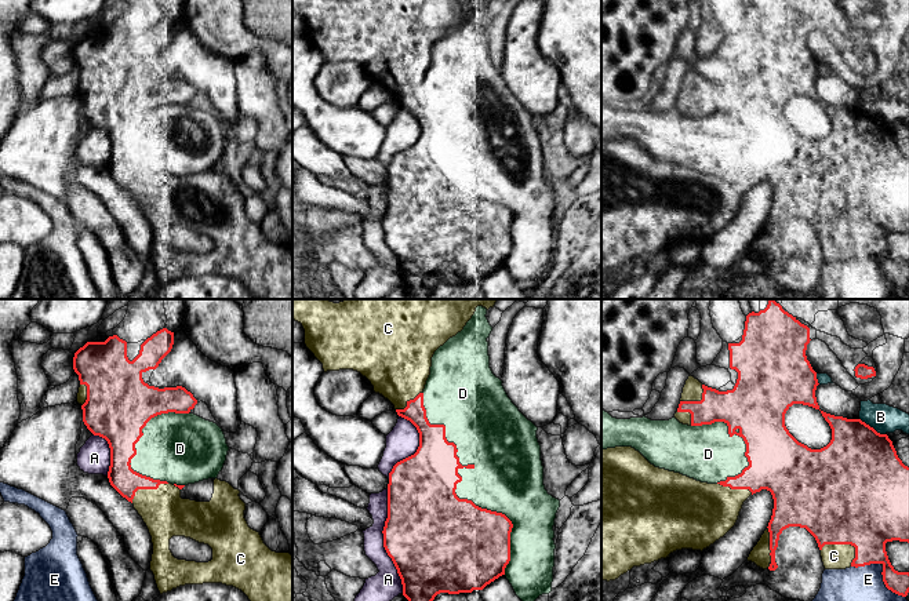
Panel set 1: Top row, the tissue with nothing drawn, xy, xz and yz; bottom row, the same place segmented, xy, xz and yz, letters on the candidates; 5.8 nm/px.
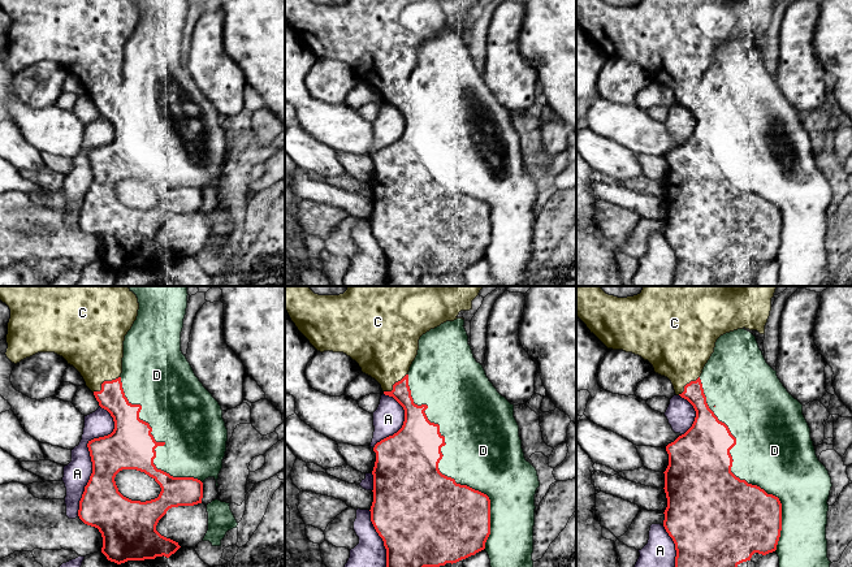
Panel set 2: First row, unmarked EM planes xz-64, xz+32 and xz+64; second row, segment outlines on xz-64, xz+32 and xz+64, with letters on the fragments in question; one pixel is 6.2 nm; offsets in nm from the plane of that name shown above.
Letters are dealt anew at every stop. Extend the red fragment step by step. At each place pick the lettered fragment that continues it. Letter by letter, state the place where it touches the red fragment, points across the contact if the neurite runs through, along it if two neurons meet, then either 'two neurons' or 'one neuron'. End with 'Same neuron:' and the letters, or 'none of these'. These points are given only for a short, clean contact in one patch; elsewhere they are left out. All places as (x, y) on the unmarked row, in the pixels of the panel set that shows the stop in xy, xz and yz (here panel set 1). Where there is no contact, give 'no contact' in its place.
A: contact xz (384, 232); two neurons
B: contact yz (872, 119); two neurons
C: contact yz (843, 235); one neuron
D: contact xz (455, 179); two neurons
E: contact yz (883, 262); two neurons
Same neuron: C

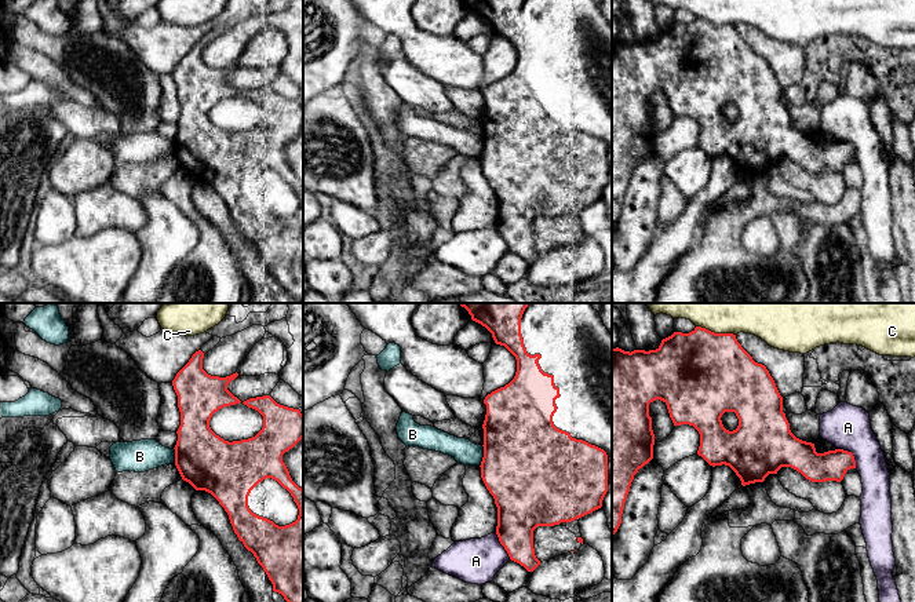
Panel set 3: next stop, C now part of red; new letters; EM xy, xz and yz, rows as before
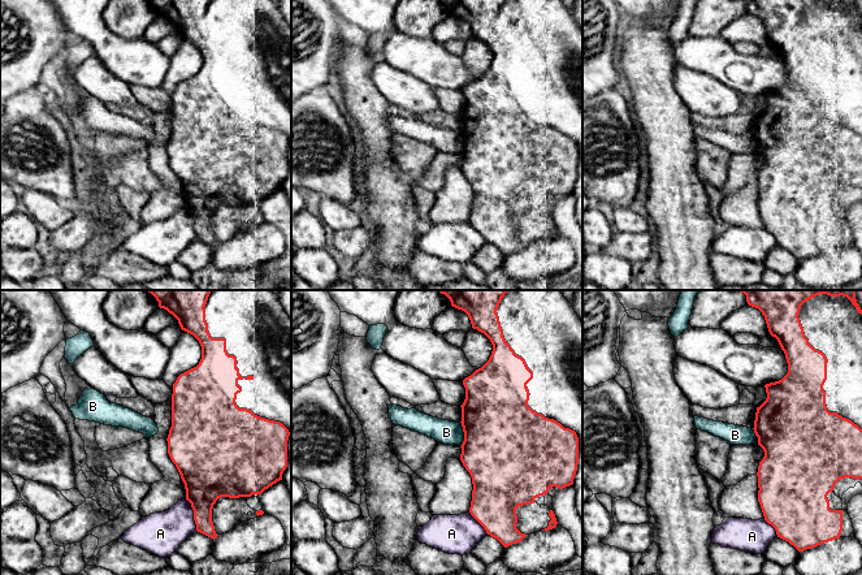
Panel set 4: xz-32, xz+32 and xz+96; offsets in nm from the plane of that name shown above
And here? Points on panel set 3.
A: contact yz (852, 145); two neurons
B: contact xz (484, 148); two neurons
C: contact yz (714, 24); border yz (696, 17), (735, 26); two neurons
Same neuron: none of these

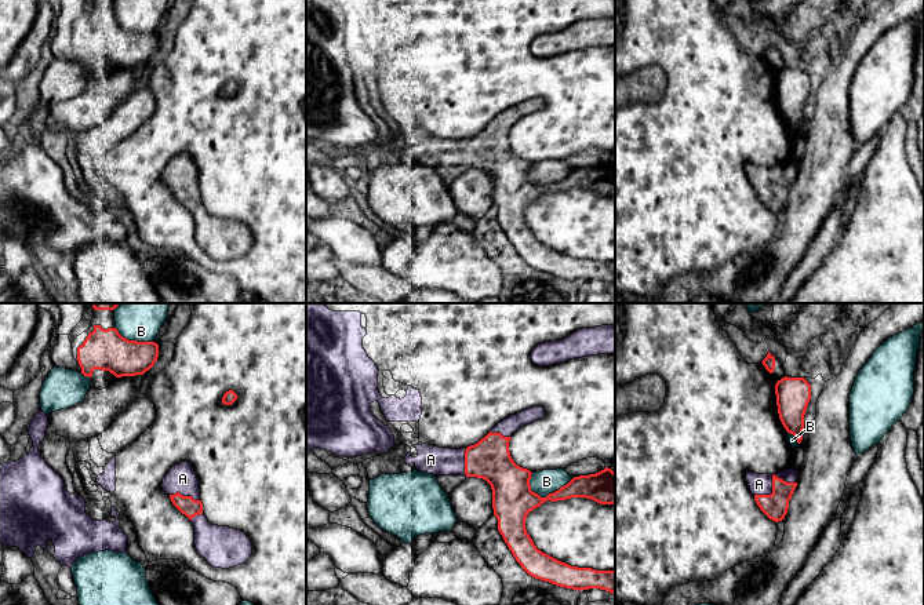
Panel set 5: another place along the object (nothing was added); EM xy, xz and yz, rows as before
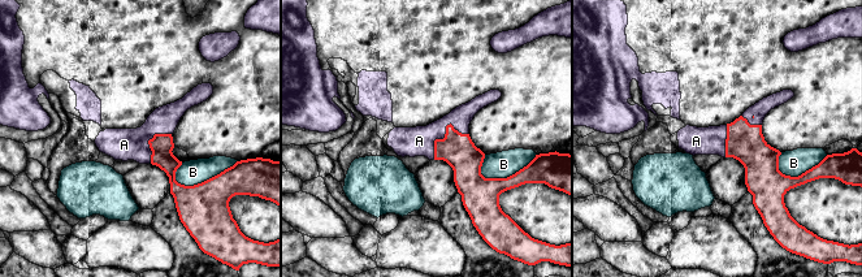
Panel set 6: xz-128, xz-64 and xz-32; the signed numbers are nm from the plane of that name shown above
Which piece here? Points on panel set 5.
A: contact yz (772, 172); one neuron
B: contact xz (549, 185); two neurons
Same neuron: A

